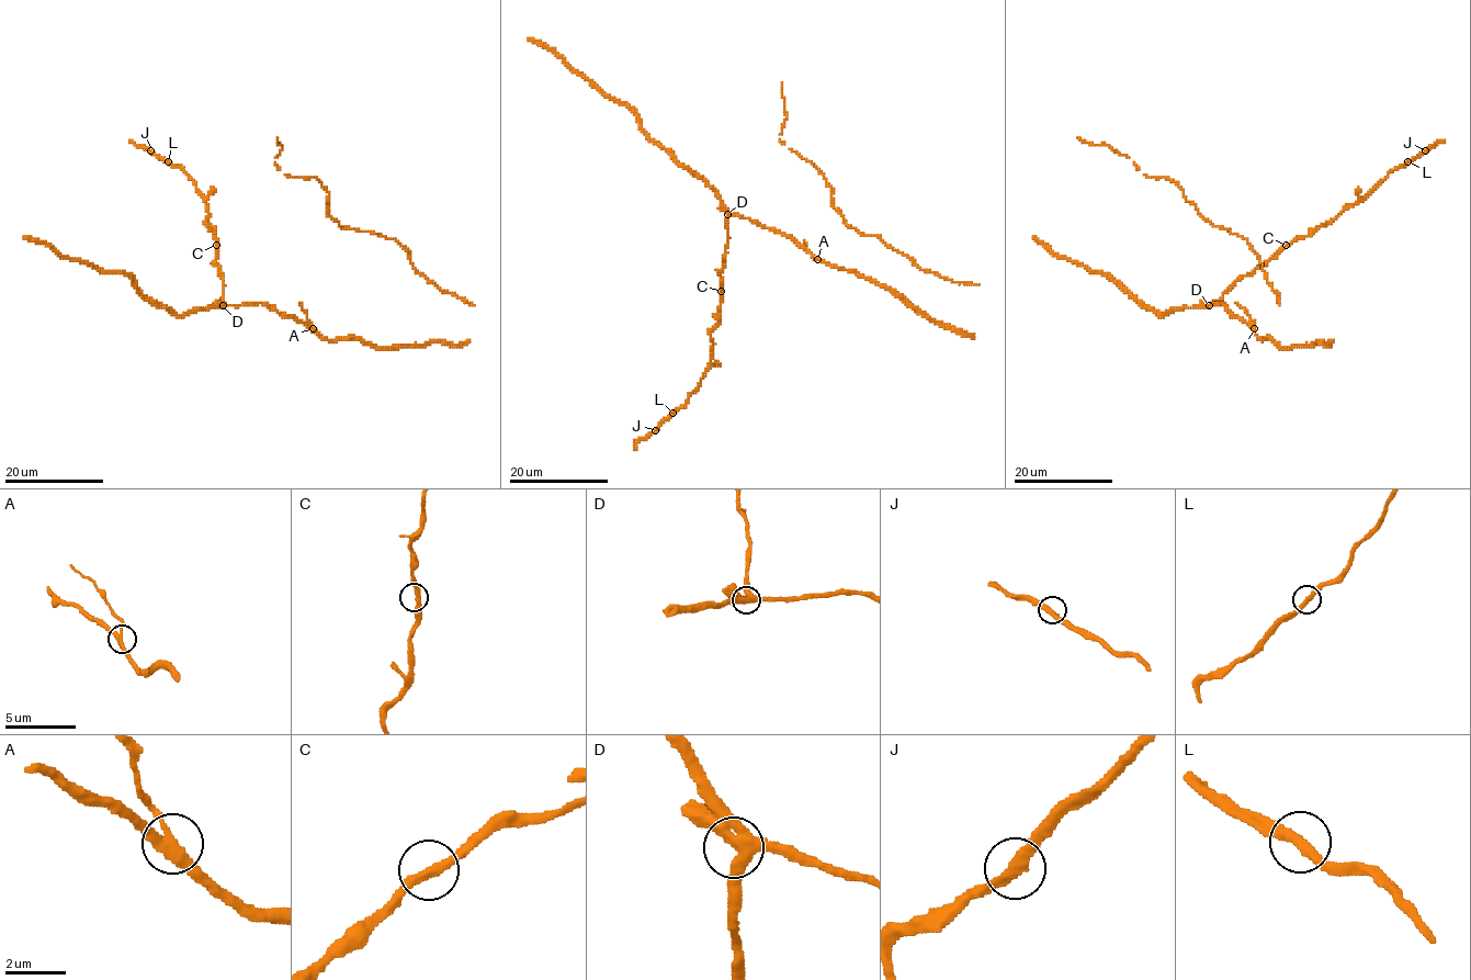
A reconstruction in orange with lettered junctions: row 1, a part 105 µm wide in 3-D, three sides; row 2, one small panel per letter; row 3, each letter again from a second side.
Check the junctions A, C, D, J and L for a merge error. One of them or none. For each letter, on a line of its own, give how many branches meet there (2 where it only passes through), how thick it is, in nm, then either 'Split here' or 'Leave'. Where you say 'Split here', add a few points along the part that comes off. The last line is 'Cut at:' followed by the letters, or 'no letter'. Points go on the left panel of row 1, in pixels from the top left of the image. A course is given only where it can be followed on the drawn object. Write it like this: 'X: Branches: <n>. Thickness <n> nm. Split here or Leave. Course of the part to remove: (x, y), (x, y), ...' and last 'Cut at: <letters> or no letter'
A: Branches: 3. Thickness 280 nm. Split here. Course of the part to remove: (313, 328), (300, 302)
C: Branches: 2. Thickness 320 nm. Leave
D: Branches: 3. Thickness 440 nm. Leave
J: Branches: 2. Thickness 320 nm. Leave
L: Branches: 2. Thickness 320 nm. Leave
Cut at: A

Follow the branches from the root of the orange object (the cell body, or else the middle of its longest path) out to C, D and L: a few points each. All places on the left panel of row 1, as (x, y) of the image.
C: (383, 348), (353, 338), (327, 339), (262, 303), (226, 304), (224, 281), (215, 262), (216, 245)
D: (383, 348), (353, 338), (327, 339), (304, 323), (262, 303), (223, 305)
L: (383, 348), (353, 338), (327, 339), (262, 303), (226, 304), (205, 199), (168, 161)

